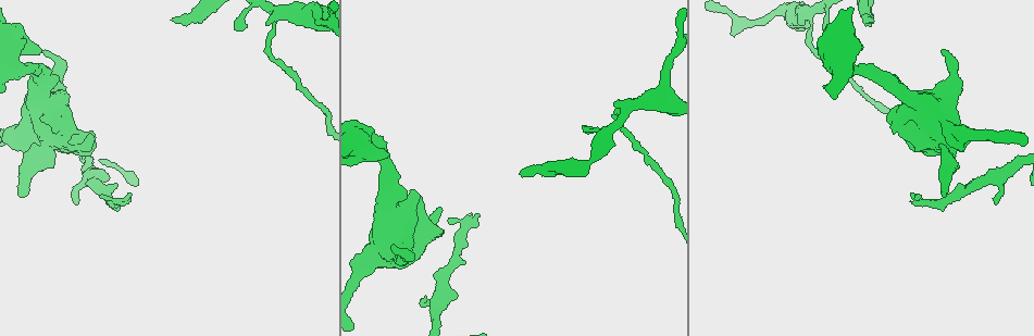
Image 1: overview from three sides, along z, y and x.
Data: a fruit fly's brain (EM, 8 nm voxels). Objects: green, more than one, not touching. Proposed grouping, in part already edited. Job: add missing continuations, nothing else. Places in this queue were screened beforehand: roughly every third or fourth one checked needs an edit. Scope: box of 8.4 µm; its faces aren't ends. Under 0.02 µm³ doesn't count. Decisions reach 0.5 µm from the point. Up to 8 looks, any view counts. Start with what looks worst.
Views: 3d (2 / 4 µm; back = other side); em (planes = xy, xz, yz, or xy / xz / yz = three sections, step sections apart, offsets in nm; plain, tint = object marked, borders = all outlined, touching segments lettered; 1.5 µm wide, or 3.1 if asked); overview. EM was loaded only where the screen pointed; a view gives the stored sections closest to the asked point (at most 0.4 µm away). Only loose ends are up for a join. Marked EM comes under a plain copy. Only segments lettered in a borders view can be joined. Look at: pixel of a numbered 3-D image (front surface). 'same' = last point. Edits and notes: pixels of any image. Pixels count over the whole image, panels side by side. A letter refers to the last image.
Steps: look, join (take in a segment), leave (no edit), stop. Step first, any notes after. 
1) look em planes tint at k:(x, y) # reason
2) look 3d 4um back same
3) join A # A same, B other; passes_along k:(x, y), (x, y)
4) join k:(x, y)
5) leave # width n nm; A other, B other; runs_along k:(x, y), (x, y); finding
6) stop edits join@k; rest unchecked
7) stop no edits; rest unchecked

look 3d 4um back at 1:(175, 21) # an open end

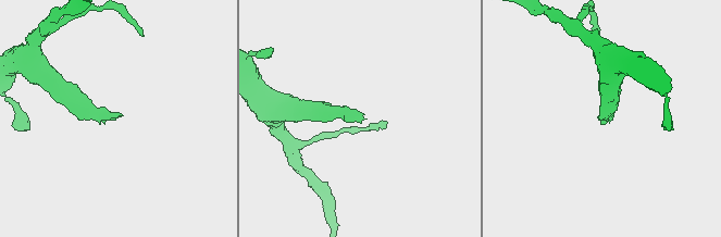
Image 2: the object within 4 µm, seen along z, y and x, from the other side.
look em xz step 8 borders at 2:(597, 116)

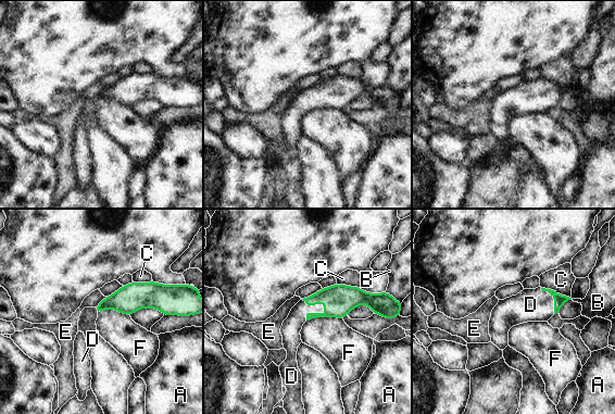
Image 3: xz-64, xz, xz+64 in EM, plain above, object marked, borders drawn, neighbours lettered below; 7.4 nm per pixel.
look em planes borders same # another direction

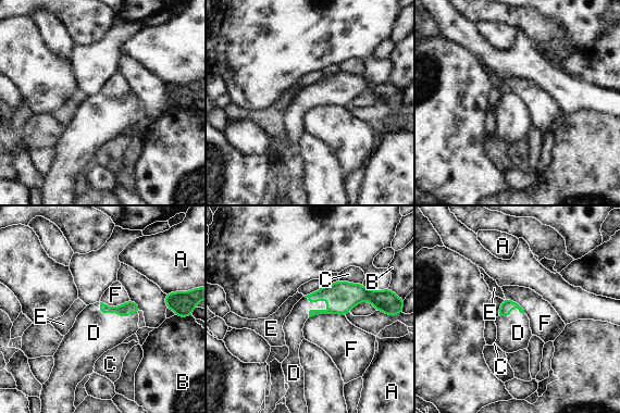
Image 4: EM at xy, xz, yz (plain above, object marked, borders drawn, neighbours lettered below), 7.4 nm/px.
join D # A other, B other, C other, D same, E other, F other; passes_along 4:(339, 304), (318, 300), (295, 322); it goes on there

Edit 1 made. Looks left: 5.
look overview

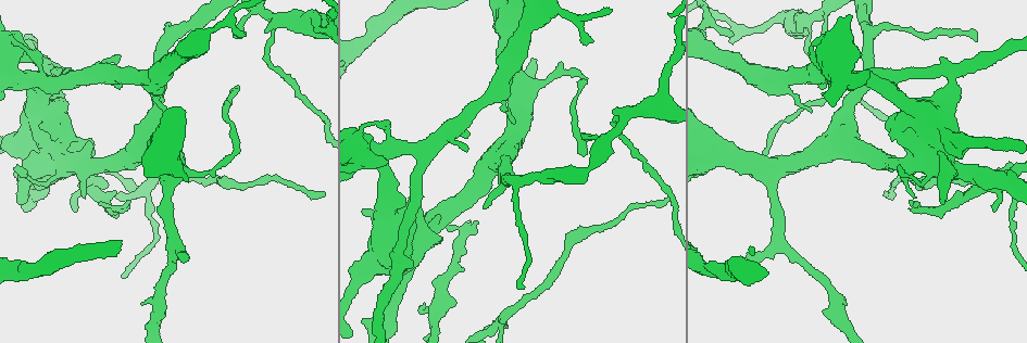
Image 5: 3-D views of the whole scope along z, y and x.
look em planes tint at 5:(531, 60) # branch stops here

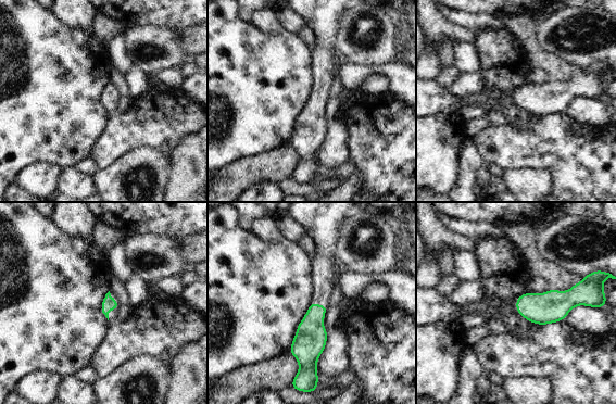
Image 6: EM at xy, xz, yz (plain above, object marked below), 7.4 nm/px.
look em planes borders same # see the neighbours

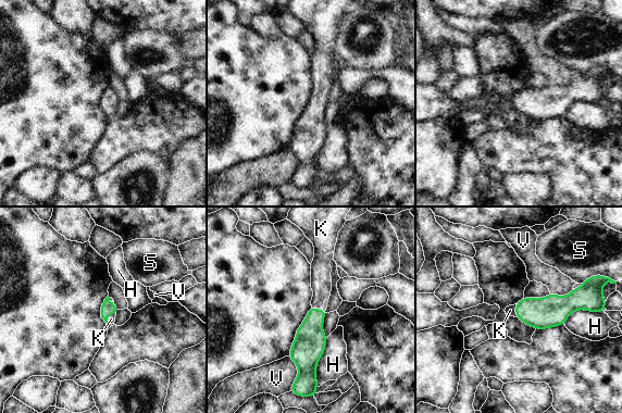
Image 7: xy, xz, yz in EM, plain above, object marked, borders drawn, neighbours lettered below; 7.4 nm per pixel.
join K # H other, K same, S other, V other; passes_along 7:(108, 308), (108, 315), (111, 318); it goes on there

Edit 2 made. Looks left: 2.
look 3d 4um at 5:(14, 170) # thin end

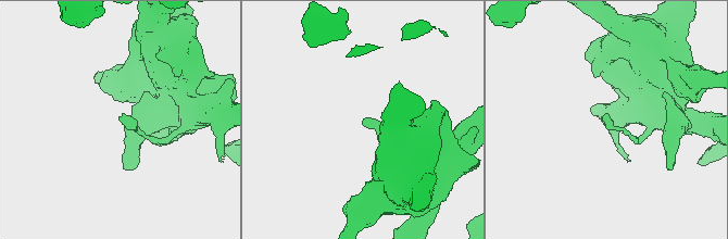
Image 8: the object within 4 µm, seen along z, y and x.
look em planes borders at 8:(603, 116) # now the EM

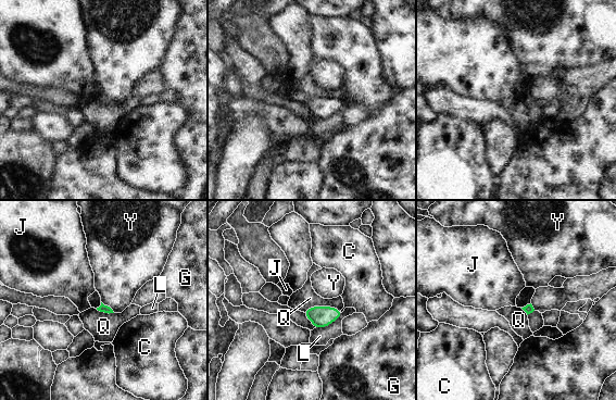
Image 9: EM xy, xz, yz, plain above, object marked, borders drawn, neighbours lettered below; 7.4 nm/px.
leave # C other, G other, J other, L other, Q other, Y other; border 9:(101, 301), (114, 312); none of them fits

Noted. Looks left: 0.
stop edits join@4, join@7; rest unchecked

